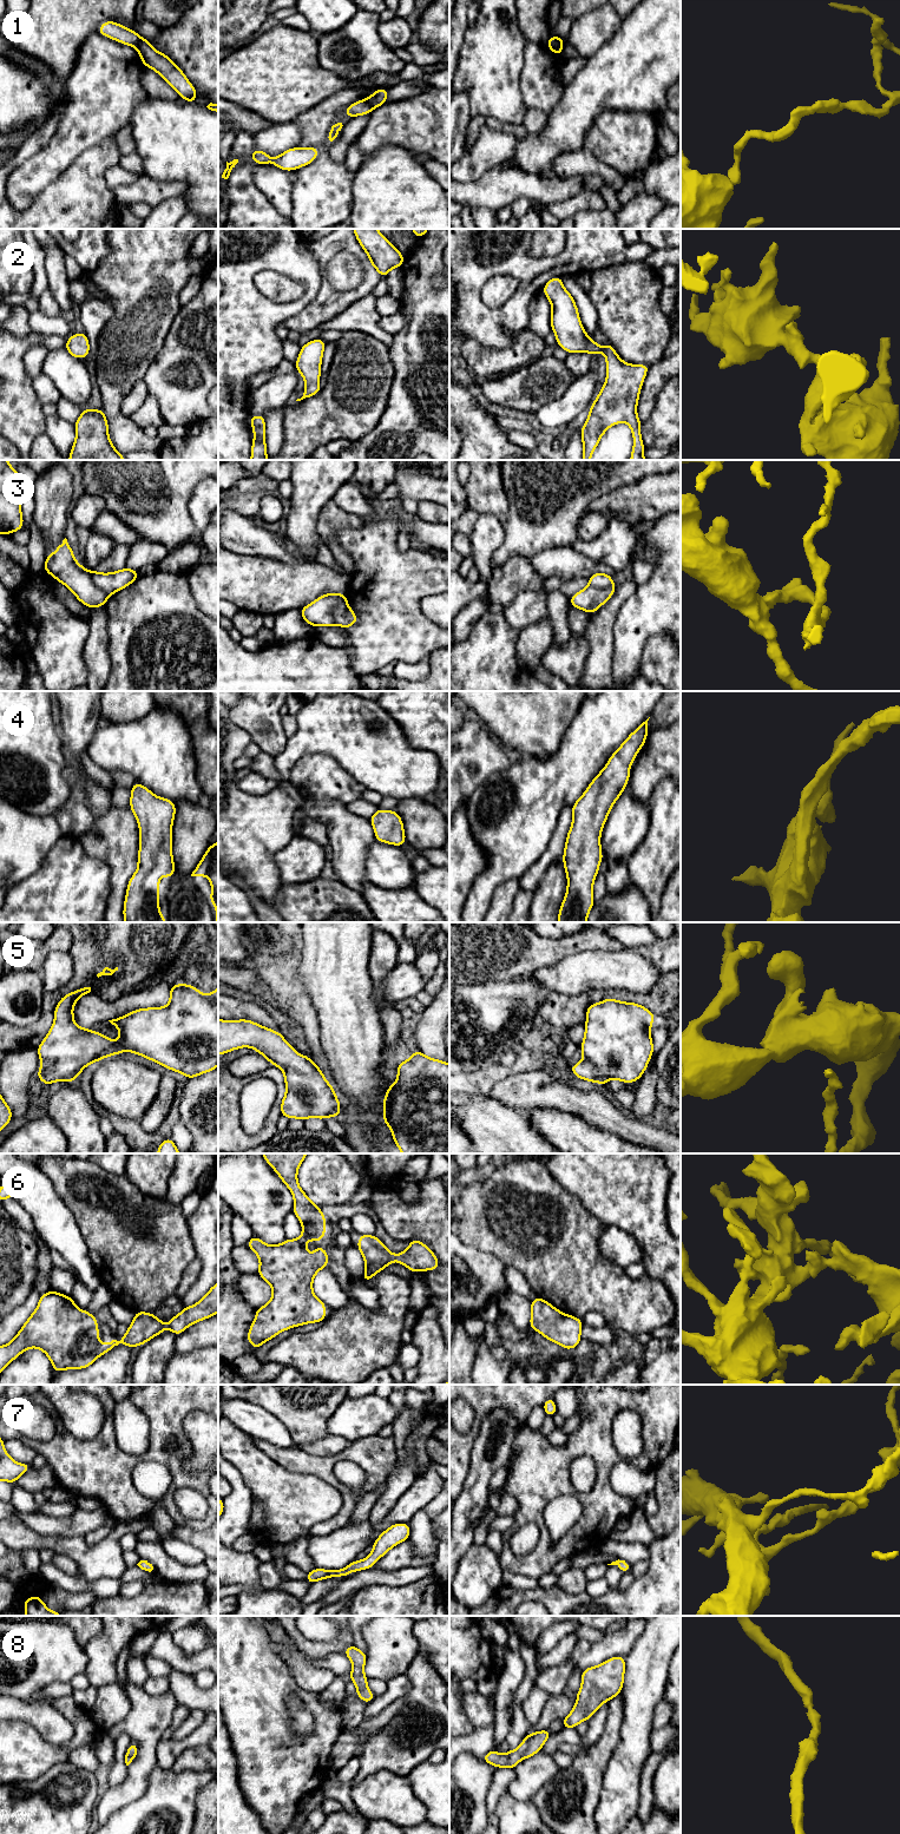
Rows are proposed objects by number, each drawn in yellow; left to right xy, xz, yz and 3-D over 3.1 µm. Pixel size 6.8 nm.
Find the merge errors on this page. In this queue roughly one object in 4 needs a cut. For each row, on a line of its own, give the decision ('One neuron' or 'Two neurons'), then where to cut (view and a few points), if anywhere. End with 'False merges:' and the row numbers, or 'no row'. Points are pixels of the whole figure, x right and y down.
1: Two neurons. Split along xy (142, 38), (136, 47)
2: One neuron. No split
3: Two neurons. Split along xz (345, 597), (333, 609), (334, 624)
4: One neuron. No split
5: One neuron. No split
6: One neuron. No split
7: One neuron. No split
8: One neuron. No split
False merges: 1, 3

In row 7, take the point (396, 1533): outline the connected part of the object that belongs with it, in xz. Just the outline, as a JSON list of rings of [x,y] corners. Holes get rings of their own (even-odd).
[[[393,1524],[383,1531],[373,1543],[373,1552],[363,1560],[354,1560],[349,1565],[340,1570],[313,1569],[307,1573],[307,1582],[313,1583],[333,1577],[348,1577],[353,1571],[372,1569],[372,1566],[383,1557],[392,1547],[409,1539],[410,1526],[408,1524]]]

